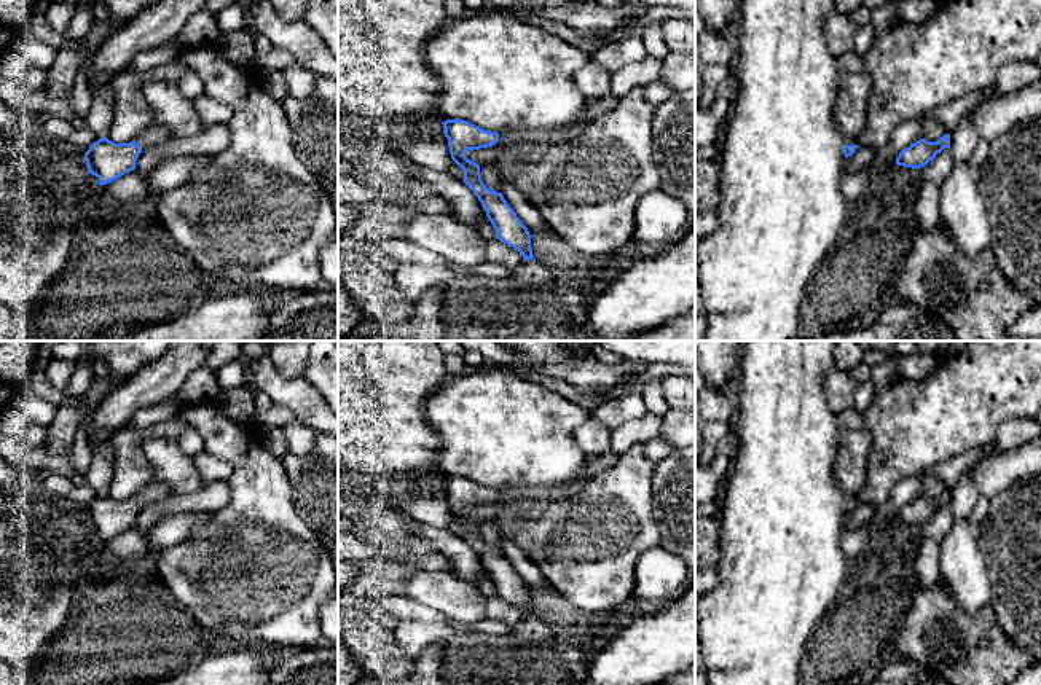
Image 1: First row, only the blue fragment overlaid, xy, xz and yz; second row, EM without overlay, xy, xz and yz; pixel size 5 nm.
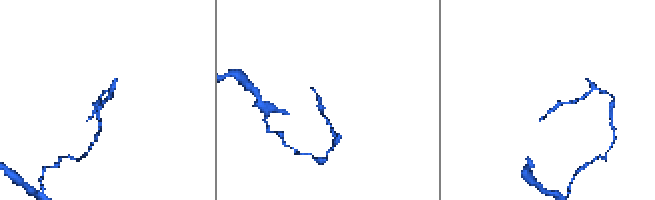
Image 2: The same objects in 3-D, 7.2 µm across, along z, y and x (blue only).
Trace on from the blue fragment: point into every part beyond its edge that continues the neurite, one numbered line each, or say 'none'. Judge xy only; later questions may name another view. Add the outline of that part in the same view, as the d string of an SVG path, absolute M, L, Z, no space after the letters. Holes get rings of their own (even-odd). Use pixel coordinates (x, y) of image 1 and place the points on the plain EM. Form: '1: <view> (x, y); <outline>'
1: xy (155, 493); M151 484L134 495L134 499L140 503L140 507L147 507L156 503L163 499L171 497L172 489L166 484Z

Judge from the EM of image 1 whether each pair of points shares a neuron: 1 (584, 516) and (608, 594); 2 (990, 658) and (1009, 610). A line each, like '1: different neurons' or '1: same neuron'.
1: same neuron
2: different neurons

